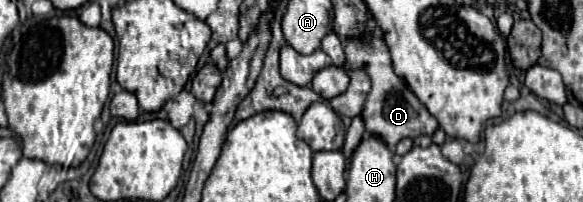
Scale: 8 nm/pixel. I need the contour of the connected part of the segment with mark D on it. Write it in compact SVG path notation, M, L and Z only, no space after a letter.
M371 35L371 39L347 39L345 41L345 69L363 69L371 79L371 91L367 95L367 101L363 105L361 117L365 123L367 133L379 137L385 141L389 149L395 149L395 145L403 137L419 137L419 135L433 135L437 129L437 119L427 111L427 107L411 93L407 83L395 75L391 65L391 55L383 39Z

